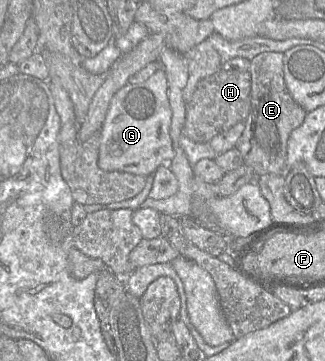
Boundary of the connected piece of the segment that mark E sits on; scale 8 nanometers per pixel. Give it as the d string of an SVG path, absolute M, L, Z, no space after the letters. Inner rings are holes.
M263 52L250 60L251 109L245 119L245 128L236 143L243 164L251 167L255 178L264 174L286 173L287 144L291 132L299 127L307 112L288 92L283 76L282 52Z

